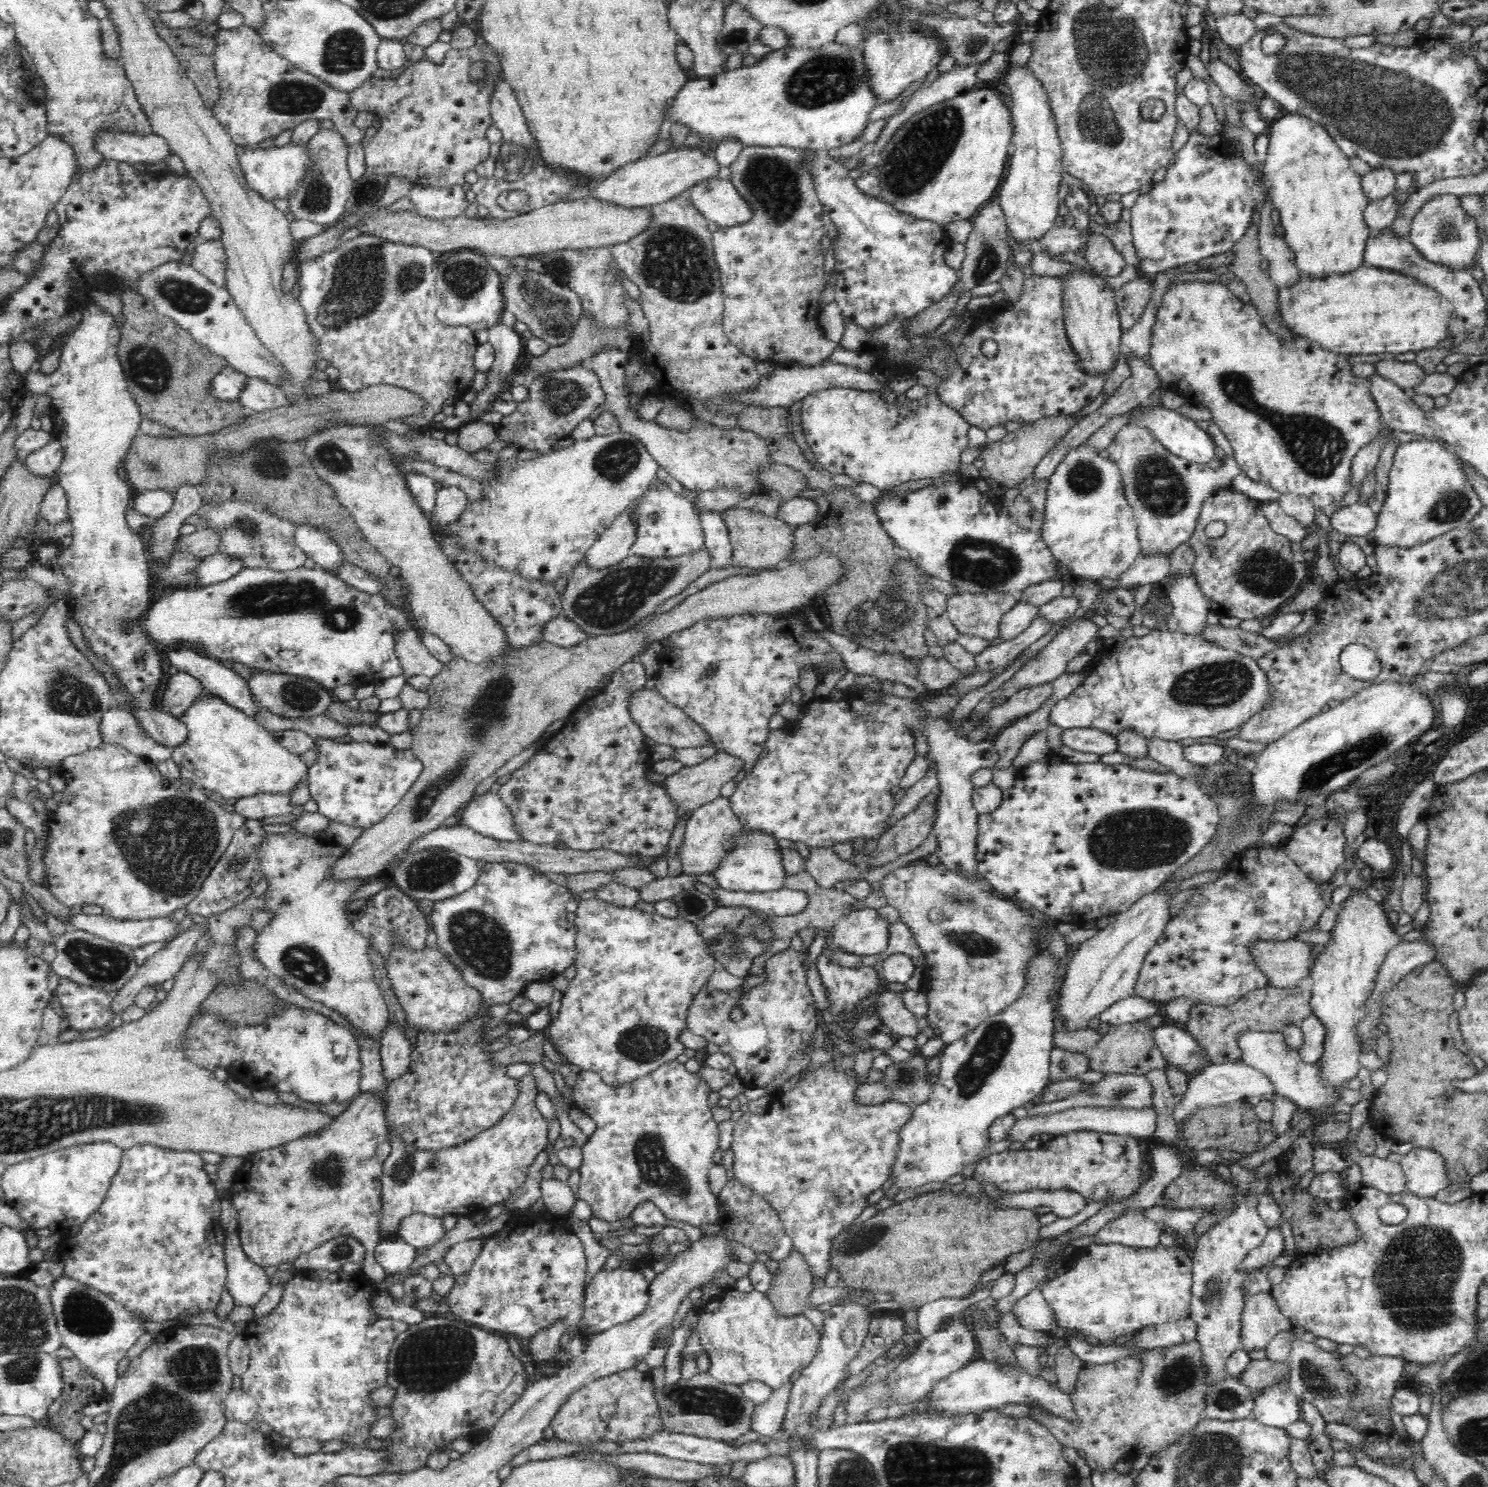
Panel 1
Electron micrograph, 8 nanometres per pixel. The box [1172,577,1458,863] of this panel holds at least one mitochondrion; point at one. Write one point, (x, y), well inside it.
(1346, 758)

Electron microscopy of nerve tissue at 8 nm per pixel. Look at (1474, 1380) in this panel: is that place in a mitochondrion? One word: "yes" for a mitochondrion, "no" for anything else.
no

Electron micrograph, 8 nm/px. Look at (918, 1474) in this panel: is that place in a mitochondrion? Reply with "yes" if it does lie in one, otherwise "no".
yes

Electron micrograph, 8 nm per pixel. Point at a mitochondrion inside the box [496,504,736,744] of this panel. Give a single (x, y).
(609, 602)

